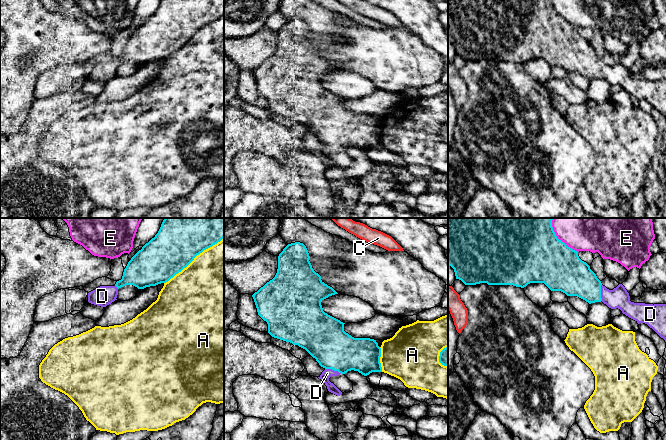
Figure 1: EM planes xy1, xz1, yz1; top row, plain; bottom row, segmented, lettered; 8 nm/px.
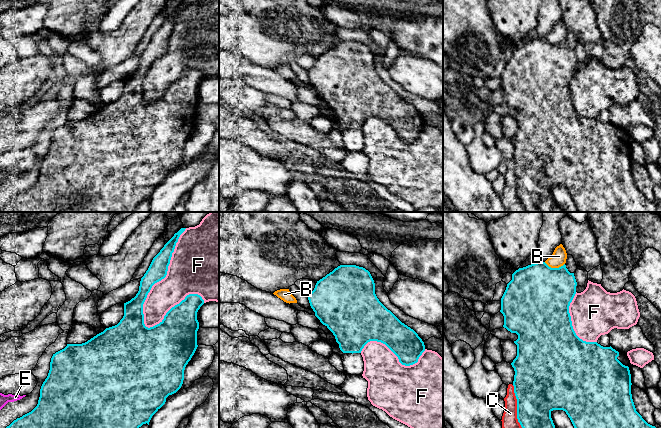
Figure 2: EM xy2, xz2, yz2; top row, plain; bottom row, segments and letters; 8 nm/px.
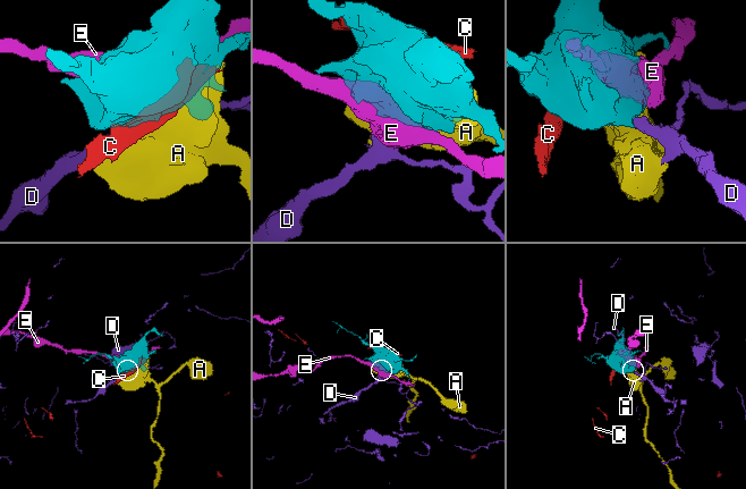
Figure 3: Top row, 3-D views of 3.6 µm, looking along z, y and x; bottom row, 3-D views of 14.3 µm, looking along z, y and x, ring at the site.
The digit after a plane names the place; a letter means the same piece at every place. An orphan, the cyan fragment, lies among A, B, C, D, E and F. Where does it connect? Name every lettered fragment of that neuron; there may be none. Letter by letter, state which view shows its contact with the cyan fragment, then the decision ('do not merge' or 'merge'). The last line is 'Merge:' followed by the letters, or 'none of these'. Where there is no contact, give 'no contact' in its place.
A: xy1 | do not merge
B: yz2 | do not merge
C: yz2 | do not merge
D: xz1 | merge
E: yz1 | do not merge
F: xy2 | do not merge
Merge: D

